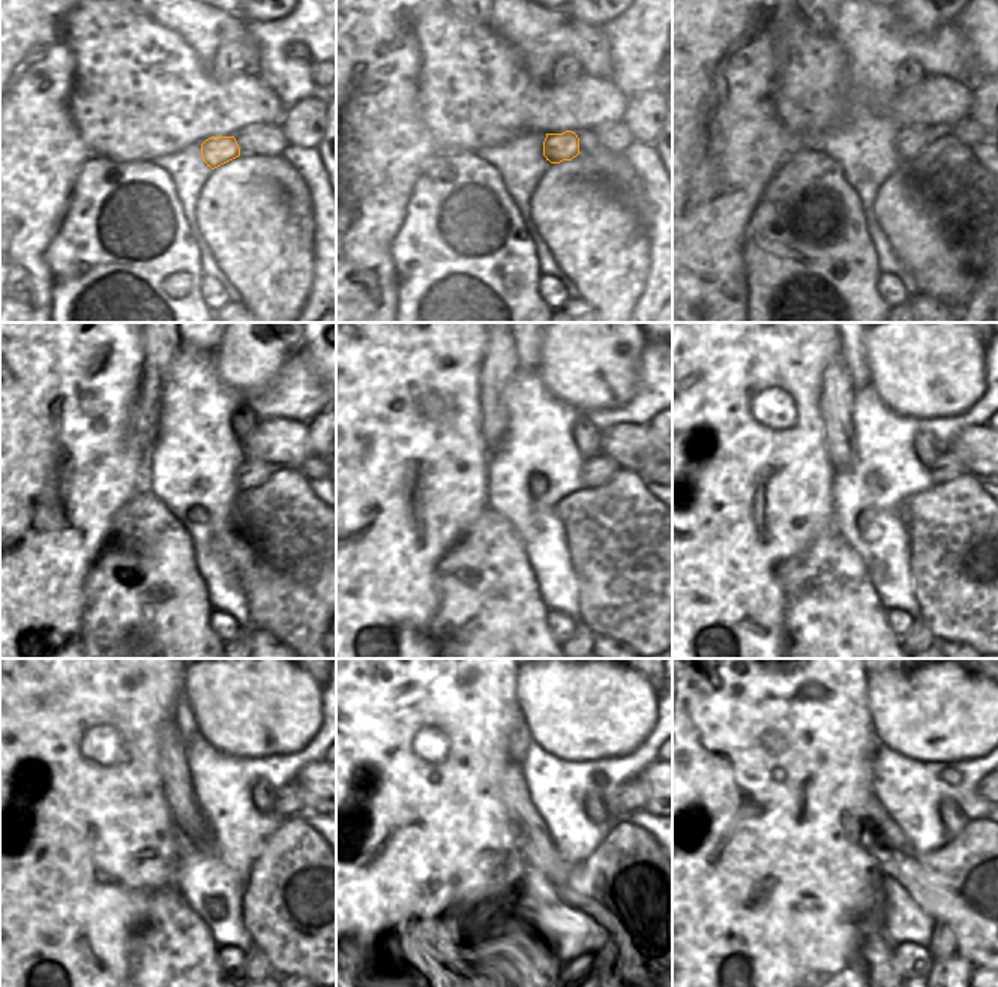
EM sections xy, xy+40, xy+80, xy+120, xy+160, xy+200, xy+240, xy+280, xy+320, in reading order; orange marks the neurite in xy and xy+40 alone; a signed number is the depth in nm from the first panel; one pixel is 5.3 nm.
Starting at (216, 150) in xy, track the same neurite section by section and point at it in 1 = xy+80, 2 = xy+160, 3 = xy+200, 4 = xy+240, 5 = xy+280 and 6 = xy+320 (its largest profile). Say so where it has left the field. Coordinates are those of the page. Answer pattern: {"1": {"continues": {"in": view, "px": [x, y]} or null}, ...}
{"1": {"continues": {"in": "xy+80", "px": [910, 143]}}, "2": {"continues": {"in": "xy+160", "px": [596, 471]}}, "3": {"continues": {"in": "xy+200", "px": [947, 467]}}, "4": {"continues": {"in": "xy+240", "px": [288, 800]}}, "5": {"continues": {"in": "xy+280", "px": [629, 797]}}, "6": {"continues": {"in": "xy+320", "px": [977, 789]}}}

